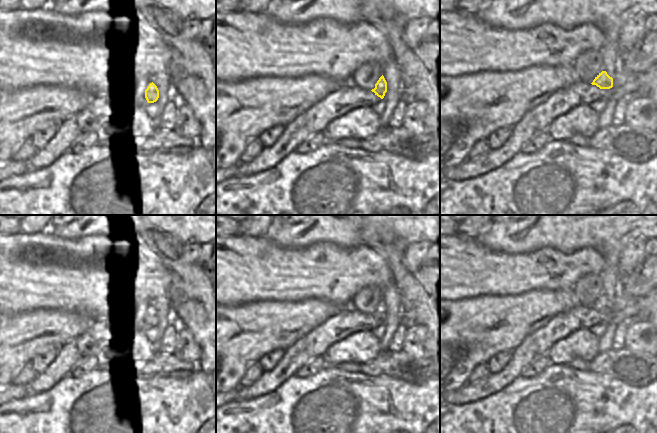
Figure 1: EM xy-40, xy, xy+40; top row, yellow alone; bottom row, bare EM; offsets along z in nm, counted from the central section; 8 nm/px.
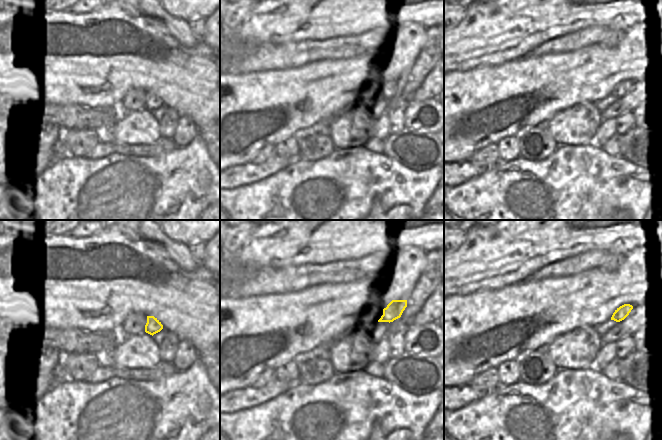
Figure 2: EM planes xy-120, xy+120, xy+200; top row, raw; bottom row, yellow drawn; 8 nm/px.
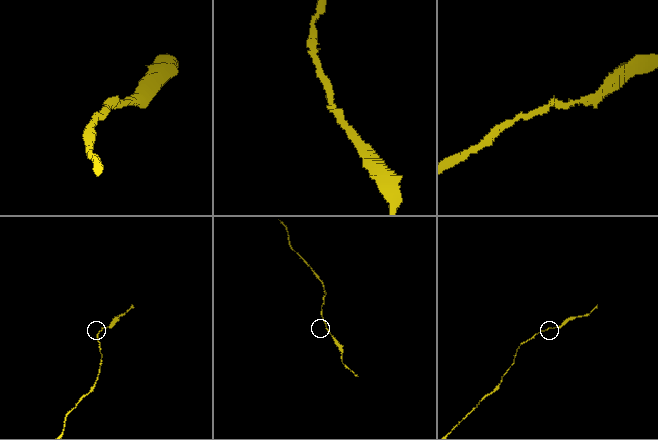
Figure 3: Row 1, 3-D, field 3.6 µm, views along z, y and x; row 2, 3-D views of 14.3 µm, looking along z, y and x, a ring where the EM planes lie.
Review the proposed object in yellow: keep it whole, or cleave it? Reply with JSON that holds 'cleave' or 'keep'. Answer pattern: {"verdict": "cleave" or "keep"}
{"verdict": "keep"}

